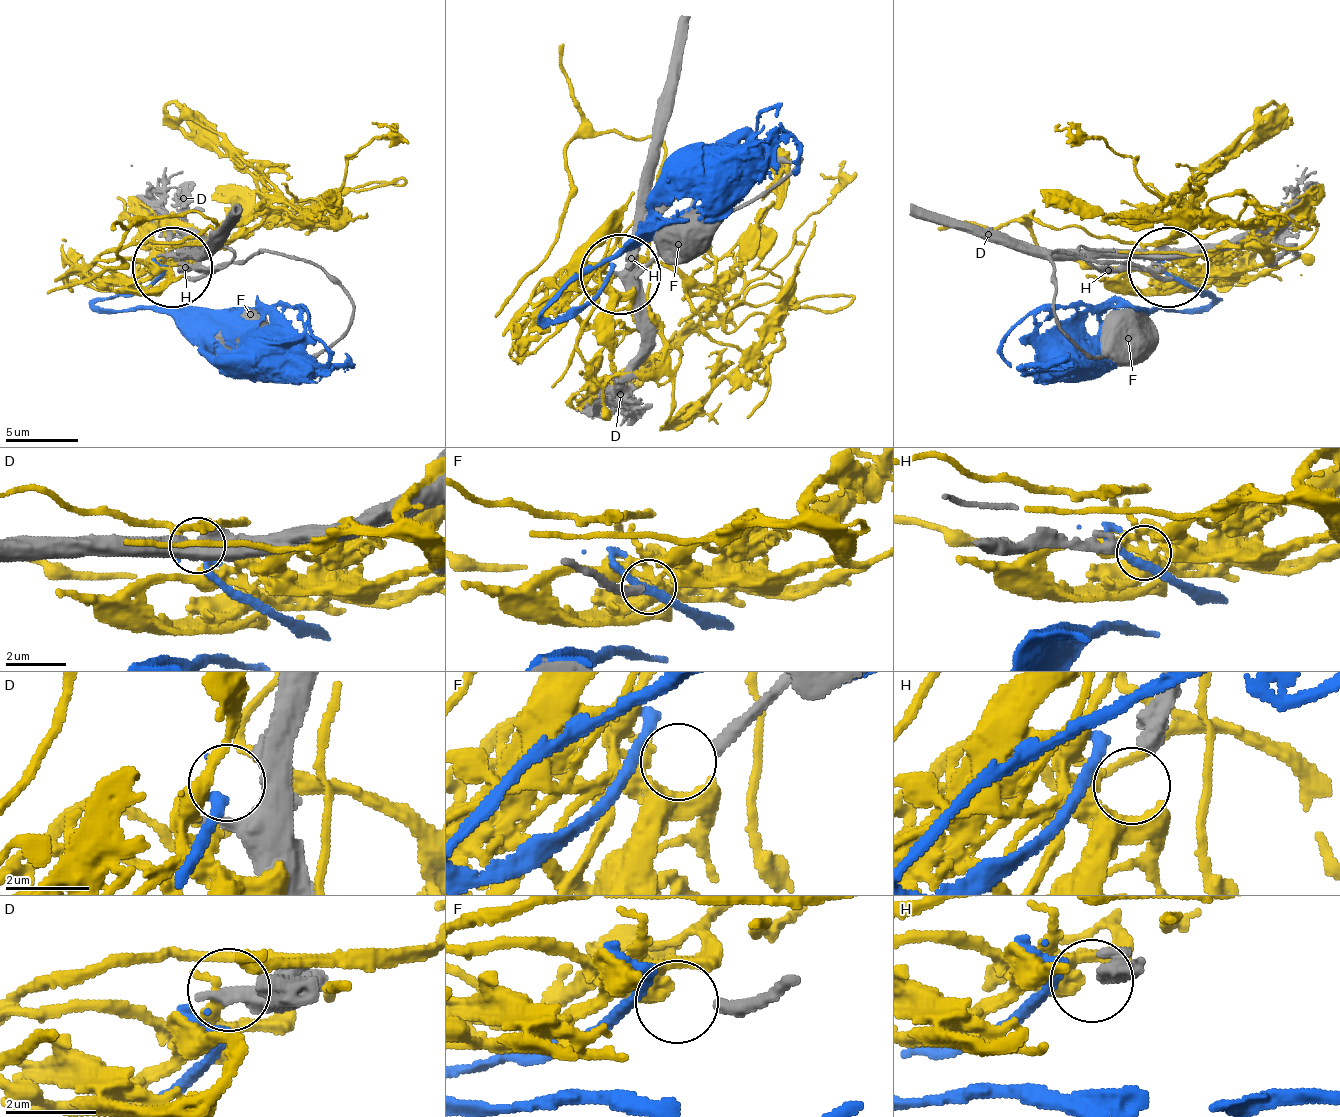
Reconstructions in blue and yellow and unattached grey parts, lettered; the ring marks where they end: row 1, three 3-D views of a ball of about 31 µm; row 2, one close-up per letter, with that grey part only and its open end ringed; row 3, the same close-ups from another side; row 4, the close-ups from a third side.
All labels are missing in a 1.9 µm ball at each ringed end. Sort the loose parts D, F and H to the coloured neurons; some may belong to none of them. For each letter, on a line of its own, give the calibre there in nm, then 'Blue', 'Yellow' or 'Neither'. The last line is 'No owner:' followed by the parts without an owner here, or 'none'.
D: Thickness 500 nm. Blue
F: Thickness 320 nm. Neither
H: Thickness 440 nm. Yellow
No owner: F

